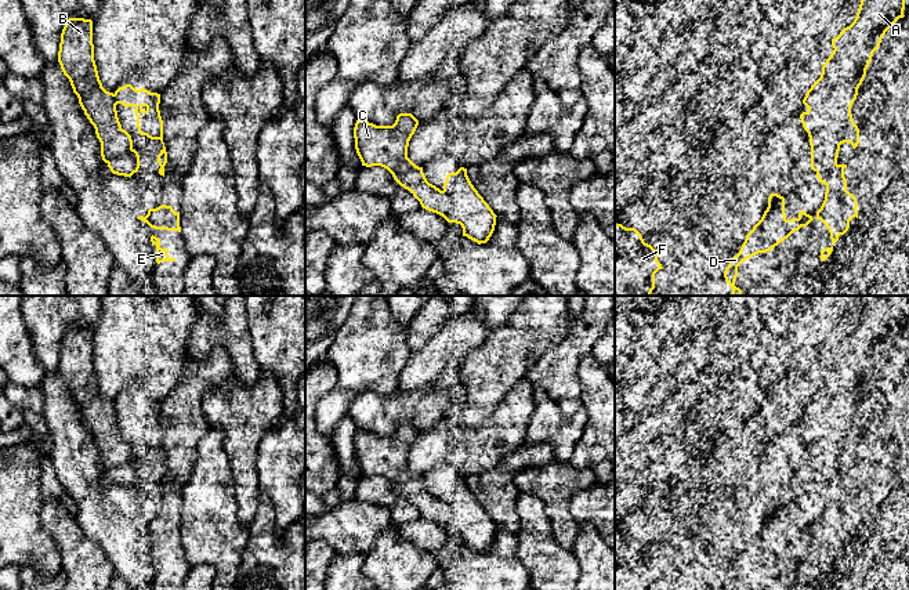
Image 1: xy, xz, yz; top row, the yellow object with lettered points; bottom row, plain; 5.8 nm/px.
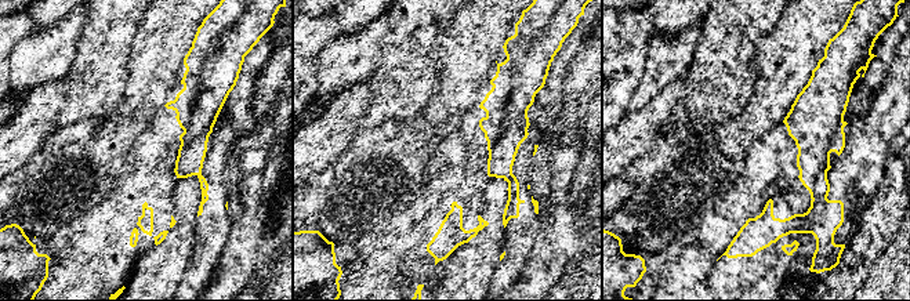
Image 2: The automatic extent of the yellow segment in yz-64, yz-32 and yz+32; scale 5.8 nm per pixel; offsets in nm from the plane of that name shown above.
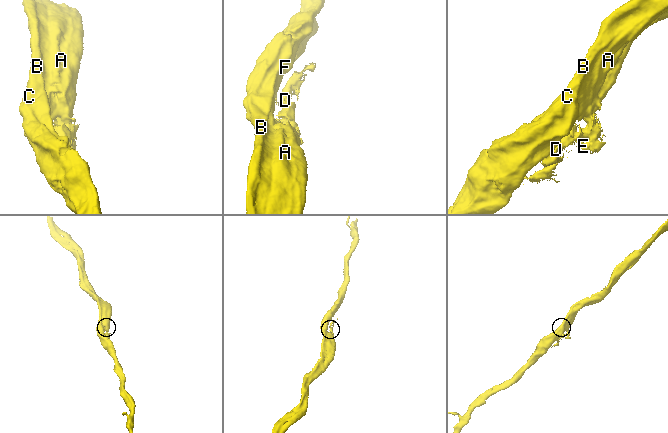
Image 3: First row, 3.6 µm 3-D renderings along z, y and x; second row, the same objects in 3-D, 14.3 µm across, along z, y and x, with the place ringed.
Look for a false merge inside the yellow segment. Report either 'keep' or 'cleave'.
cleave

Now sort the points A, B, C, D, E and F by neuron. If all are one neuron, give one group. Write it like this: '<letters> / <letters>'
A / B C D E F

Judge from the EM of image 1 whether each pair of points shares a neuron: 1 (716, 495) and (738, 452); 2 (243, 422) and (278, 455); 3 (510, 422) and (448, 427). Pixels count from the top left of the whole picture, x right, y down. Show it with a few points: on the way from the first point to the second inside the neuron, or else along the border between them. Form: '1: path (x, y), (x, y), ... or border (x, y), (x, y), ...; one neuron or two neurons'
1: path (716, 484), (716, 476), (728, 463); one neuron
2: border (282, 413), (259, 446), (256, 470); two neurons
3: path (495, 435), (463, 435); one neuron

